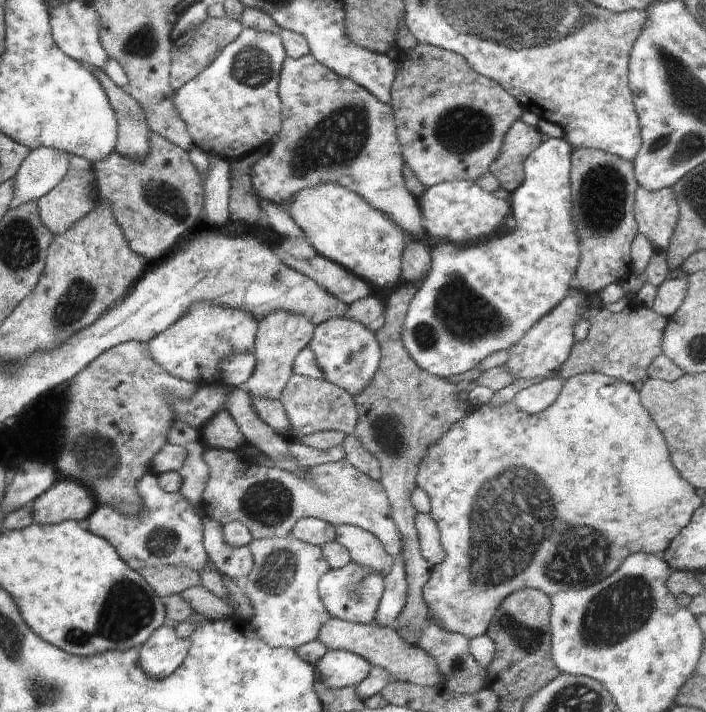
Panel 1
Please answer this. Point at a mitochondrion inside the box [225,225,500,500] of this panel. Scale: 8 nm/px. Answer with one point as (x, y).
(388, 431)

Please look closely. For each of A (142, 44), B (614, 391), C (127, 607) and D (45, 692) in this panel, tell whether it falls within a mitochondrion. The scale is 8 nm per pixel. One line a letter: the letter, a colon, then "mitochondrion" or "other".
A: mitochondrion
B: other
C: mitochondrion
D: mitochondrion

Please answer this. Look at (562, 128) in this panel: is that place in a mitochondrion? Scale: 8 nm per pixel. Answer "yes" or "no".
no

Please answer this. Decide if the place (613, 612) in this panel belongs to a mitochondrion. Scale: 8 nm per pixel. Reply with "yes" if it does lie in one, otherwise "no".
yes

